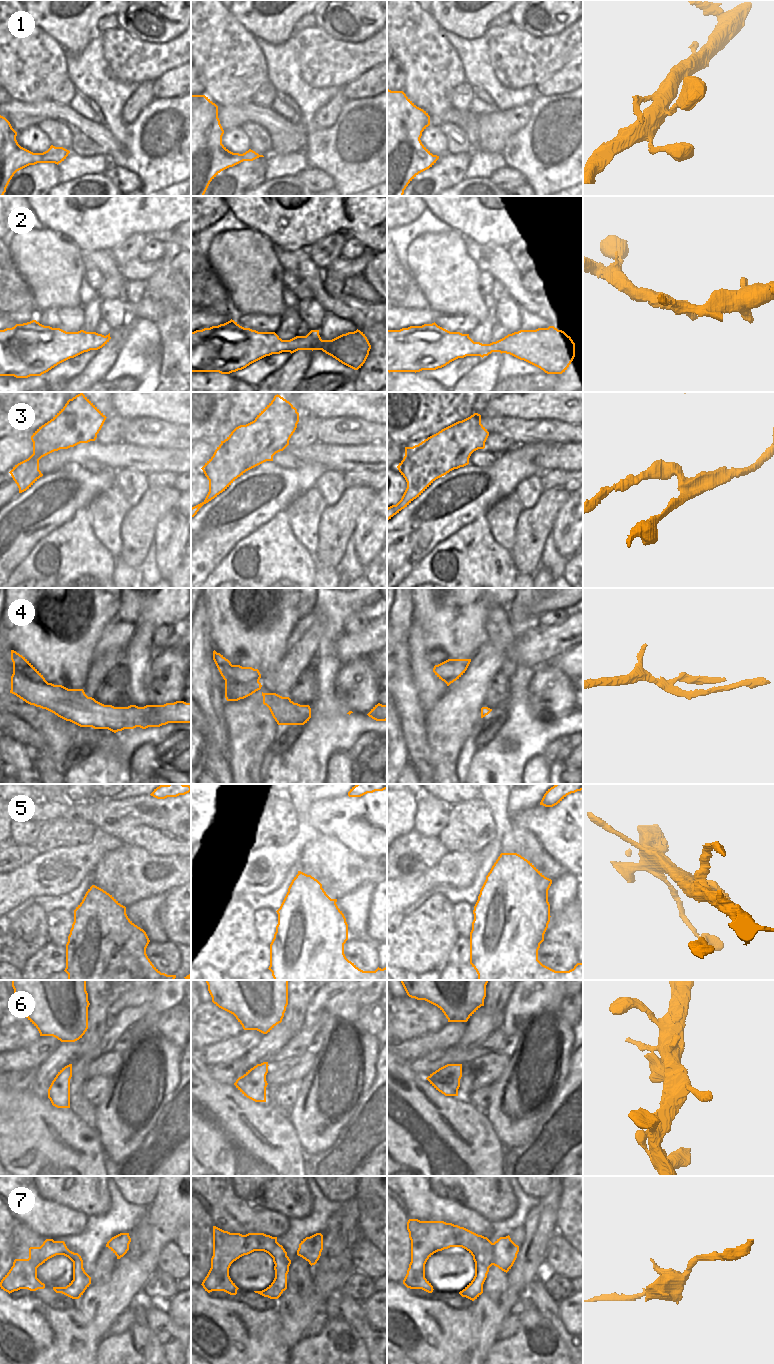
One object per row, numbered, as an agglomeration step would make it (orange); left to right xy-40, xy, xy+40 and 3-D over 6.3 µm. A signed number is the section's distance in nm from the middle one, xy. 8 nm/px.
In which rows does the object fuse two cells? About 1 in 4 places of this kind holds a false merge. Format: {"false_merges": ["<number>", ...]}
{"false_merges": []}

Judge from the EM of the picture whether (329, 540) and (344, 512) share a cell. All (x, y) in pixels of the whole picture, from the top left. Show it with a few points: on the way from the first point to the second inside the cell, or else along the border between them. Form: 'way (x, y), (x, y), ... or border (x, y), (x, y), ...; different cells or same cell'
way (334, 533), (339, 519); same cell

